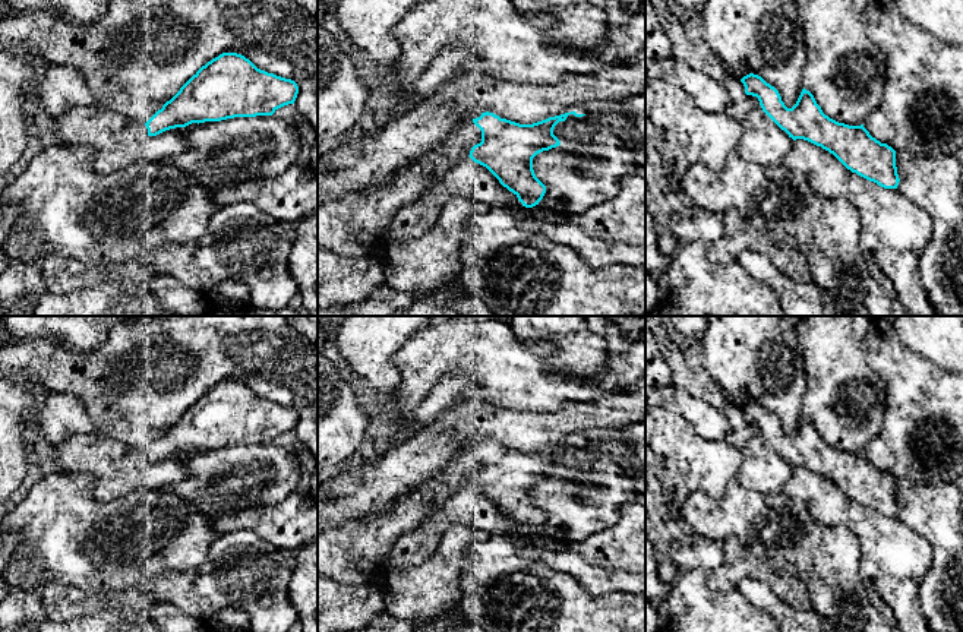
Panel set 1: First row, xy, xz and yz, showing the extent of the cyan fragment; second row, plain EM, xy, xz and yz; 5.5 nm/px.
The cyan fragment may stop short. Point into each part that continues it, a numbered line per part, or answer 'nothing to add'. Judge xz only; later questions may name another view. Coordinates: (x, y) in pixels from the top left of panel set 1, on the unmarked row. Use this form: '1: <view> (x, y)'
nothing to add

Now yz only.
nothing to add

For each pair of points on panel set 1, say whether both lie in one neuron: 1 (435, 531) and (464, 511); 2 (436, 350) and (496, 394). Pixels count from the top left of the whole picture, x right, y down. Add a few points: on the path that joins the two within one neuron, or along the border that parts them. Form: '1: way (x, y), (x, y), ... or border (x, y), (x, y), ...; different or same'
1: way (441, 524), (457, 511); same
2: way (454, 350), (461, 350), (488, 376); same

